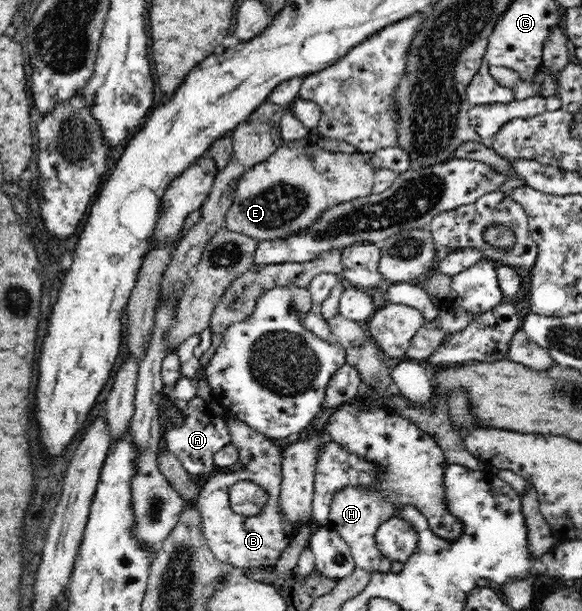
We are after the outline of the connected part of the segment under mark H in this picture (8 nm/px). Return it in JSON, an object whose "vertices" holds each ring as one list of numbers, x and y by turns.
{"vertices":[[360,400,342,404,332,413,325,432,333,442,349,452,381,466,381,476,376,489,345,487,334,494,327,527,335,530,348,544,356,567,378,574,381,552,375,542,377,528,388,519,397,517,401,507,413,505,427,516,431,529,443,540,457,540,463,533,463,522,448,509,444,487,445,467,448,463,443,450,429,432,419,429,413,421,389,408,364,409]]}

